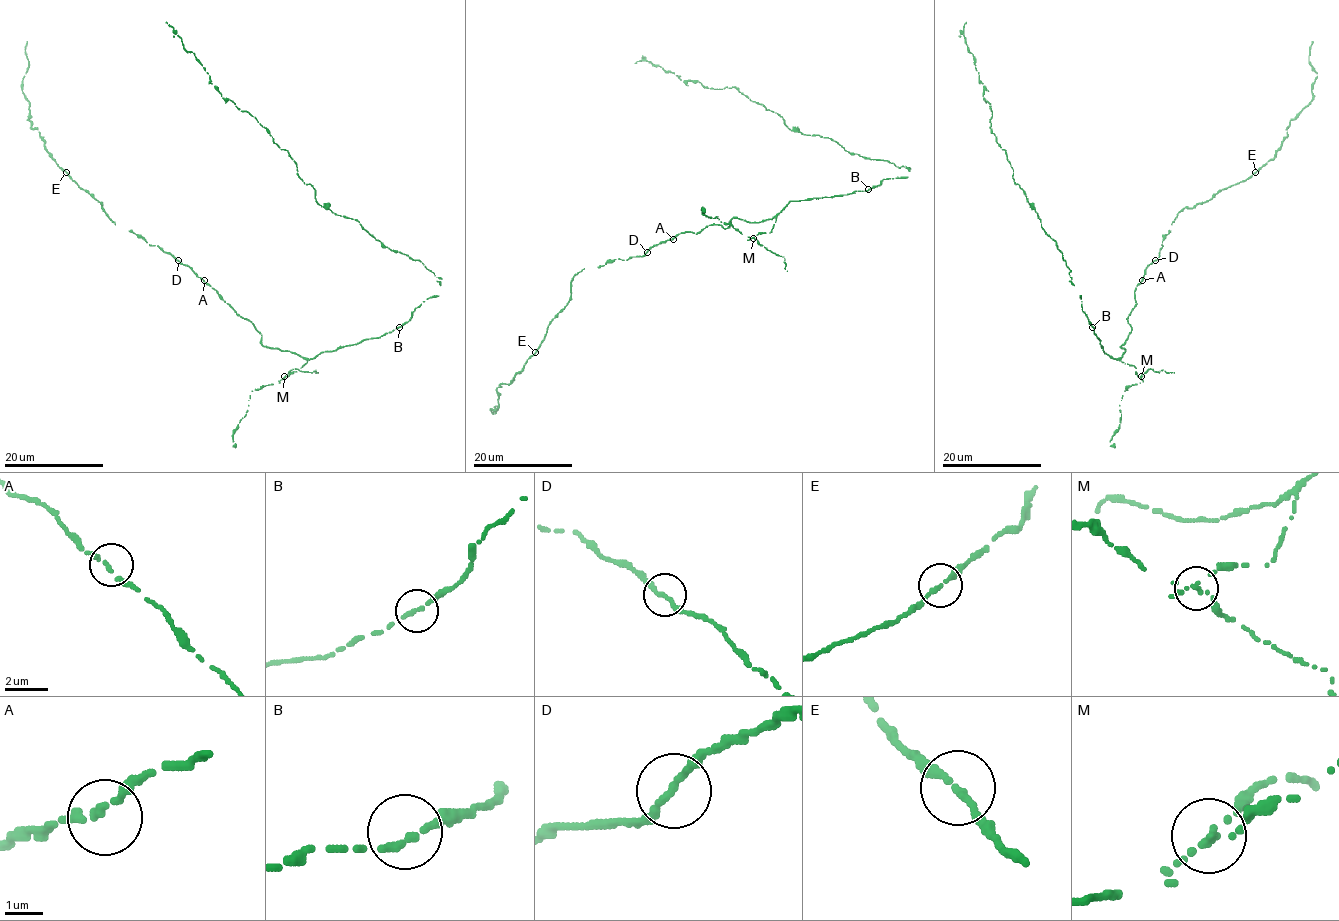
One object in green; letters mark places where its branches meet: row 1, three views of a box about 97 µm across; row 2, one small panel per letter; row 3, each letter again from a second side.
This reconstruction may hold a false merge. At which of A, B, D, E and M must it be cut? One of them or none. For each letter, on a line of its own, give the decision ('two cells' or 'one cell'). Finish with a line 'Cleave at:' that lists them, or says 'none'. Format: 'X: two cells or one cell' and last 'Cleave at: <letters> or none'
A: one cell
B: one cell
D: one cell
E: one cell
M: two cells
Cleave at: M

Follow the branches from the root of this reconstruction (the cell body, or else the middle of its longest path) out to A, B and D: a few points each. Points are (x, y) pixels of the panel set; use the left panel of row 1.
A: (337, 349), (303, 358), (288, 351), (265, 347), (255, 326), (242, 318), (204, 280)
B: (337, 349), (378, 338), (399, 327)
D: (337, 349), (303, 358), (288, 351), (265, 347), (254, 325), (242, 318), (215, 290), (178, 260)

